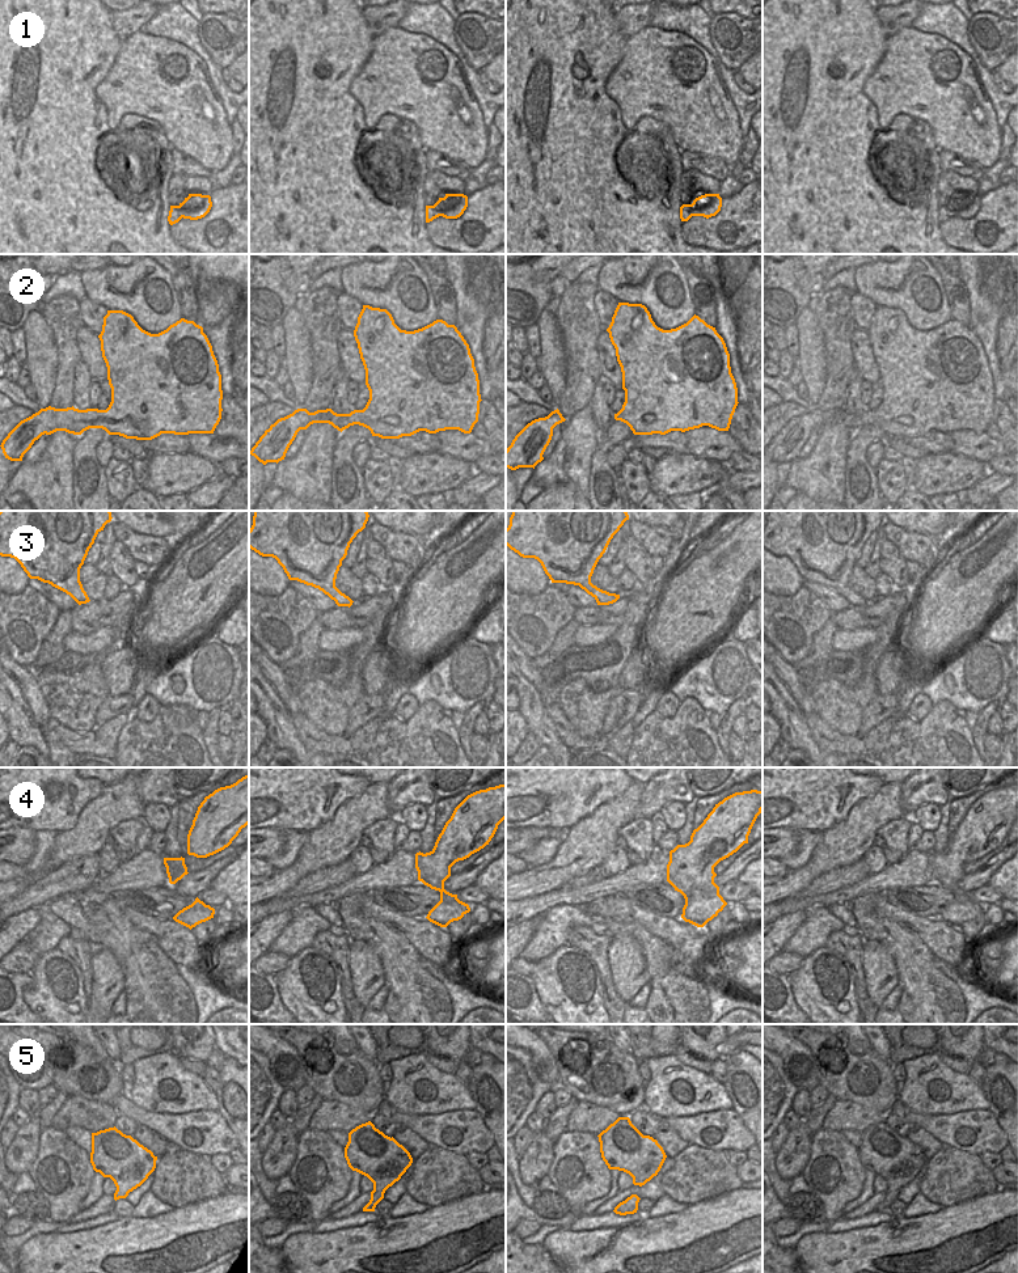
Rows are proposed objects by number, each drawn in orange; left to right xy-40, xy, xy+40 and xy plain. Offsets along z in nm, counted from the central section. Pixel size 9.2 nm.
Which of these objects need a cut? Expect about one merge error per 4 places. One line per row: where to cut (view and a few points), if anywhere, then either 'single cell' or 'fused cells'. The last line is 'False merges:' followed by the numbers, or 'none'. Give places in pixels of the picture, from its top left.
1: no cut; single cell
2: no cut; single cell
3: no cut; single cell
4: no cut; single cell
5: no cut; single cell
False merges: none

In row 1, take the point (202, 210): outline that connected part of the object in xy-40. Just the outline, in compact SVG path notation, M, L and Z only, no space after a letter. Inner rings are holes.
M189 194L178 206L170 206L168 221L170 225L178 223L182 217L198 220L204 217L212 207L211 196L202 194Z

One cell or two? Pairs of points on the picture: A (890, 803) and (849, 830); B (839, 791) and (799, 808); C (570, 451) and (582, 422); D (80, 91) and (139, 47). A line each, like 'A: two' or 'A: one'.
A: one
B: one
C: one
D: two

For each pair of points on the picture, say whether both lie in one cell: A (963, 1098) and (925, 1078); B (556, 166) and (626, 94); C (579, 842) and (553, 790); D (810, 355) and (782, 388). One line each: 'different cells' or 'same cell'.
A: same cell
B: different cells
C: different cells
D: different cells

